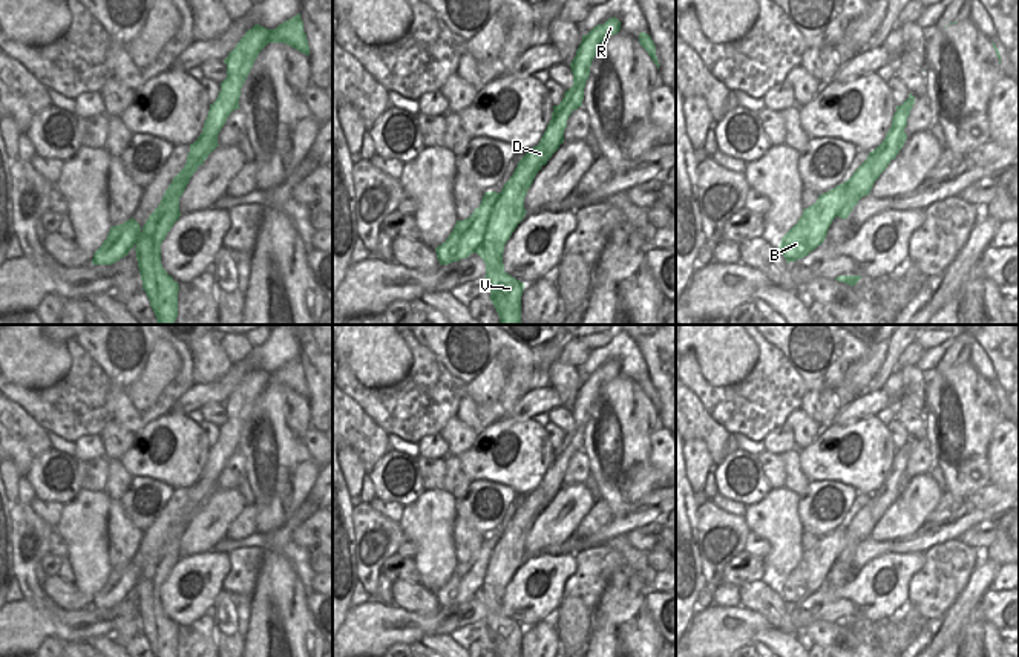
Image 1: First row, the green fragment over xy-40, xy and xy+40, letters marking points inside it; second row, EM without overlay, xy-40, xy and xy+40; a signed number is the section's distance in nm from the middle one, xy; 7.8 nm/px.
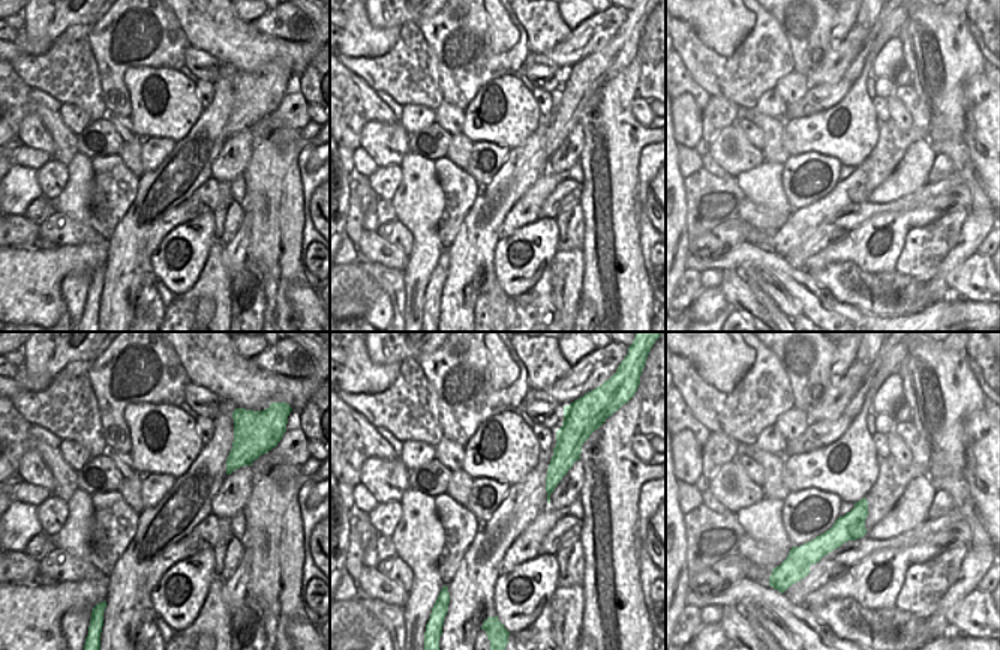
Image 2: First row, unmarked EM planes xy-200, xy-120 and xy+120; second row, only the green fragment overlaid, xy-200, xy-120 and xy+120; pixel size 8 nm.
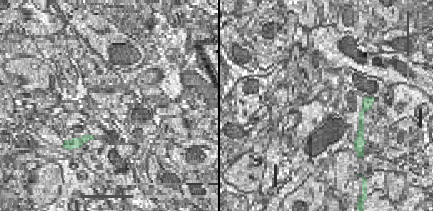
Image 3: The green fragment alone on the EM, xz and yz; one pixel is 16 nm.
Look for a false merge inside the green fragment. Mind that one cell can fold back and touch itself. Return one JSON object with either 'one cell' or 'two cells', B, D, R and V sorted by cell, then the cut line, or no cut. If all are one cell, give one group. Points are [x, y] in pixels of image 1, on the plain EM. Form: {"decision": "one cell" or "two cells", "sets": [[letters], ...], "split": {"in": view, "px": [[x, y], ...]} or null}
{"decision": "two cells", "sets": [["B", "D", "R"], ["V"]], "split": {"in": "xy", "px": [[521, 538], [511, 549], [494, 553], [477, 596]]}}

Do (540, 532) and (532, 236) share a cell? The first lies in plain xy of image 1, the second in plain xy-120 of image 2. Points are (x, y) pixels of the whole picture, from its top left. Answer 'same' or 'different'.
different

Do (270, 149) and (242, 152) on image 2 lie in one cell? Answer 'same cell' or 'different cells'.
different cells

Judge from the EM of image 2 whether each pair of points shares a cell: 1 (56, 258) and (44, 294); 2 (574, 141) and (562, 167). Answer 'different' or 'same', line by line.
1: same
2: same

